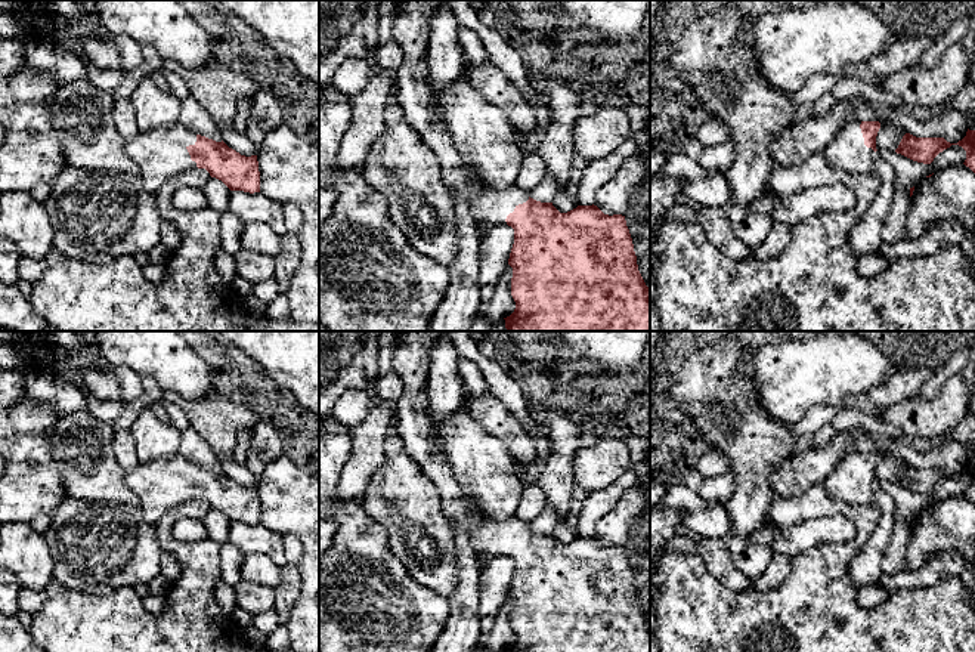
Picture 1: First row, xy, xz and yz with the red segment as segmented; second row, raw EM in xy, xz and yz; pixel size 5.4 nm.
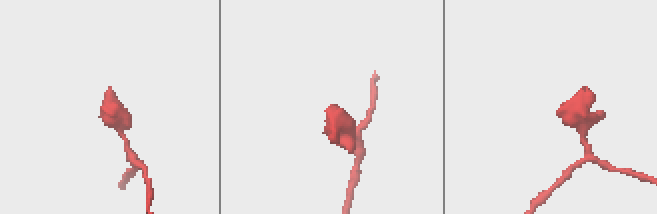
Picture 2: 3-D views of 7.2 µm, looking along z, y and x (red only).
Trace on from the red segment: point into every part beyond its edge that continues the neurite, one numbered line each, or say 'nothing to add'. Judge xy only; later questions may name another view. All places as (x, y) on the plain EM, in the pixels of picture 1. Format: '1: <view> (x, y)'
1: xy (160, 485)

